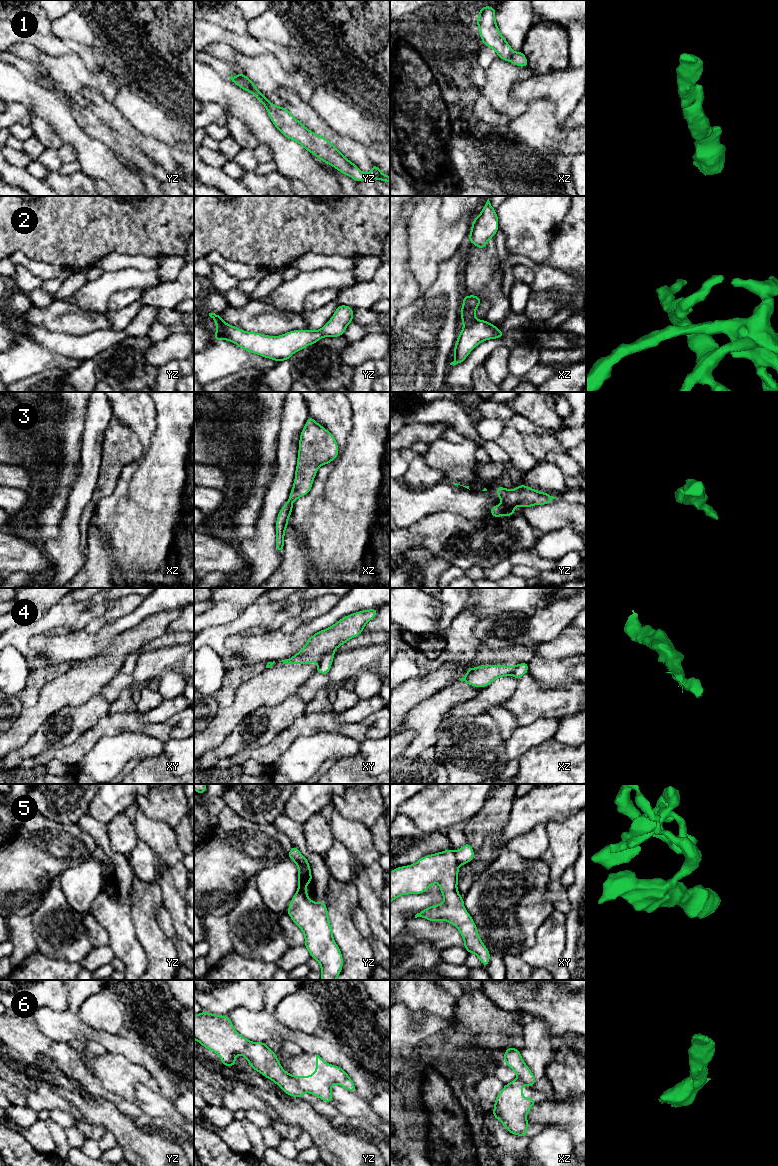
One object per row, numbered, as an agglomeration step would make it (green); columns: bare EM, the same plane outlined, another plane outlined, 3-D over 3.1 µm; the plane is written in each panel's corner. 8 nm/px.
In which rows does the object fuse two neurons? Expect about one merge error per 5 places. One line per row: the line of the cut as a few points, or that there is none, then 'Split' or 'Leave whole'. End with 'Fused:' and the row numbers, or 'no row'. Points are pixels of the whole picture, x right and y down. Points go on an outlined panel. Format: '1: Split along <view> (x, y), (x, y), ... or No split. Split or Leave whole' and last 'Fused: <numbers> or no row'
1: No split. Leave whole
2: No split. Leave whole
3: No split. Leave whole
4: Split along xy (333, 652), (326, 653), (318, 664). Split
5: Split along xy (454, 851), (455, 858), (460, 864). Split
6: Split along yz (292, 1076), (303, 1092). Split
Fused: 4, 5, 6

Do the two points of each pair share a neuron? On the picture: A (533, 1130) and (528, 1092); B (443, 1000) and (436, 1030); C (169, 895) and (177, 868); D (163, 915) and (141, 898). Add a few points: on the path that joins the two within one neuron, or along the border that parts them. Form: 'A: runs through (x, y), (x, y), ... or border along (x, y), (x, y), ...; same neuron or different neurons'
A: runs through (523, 1122), (522, 1102); same neuron
B: border along (416, 1012), (431, 1013), (445, 1018), (454, 1016); different neurons
C: border along (163, 867), (170, 874), (177, 892), (183, 898); different neurons
D: border along (163, 904), (157, 911), (157, 924), (164, 933); different neurons

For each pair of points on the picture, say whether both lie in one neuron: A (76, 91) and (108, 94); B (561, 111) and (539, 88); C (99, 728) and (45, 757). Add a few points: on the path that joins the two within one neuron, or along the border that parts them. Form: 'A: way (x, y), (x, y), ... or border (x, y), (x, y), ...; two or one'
A: way (84, 83), (97, 83), (100, 86); one
B: way (561, 104), (546, 88); one
C: way (86, 741), (76, 751), (58, 751); one

